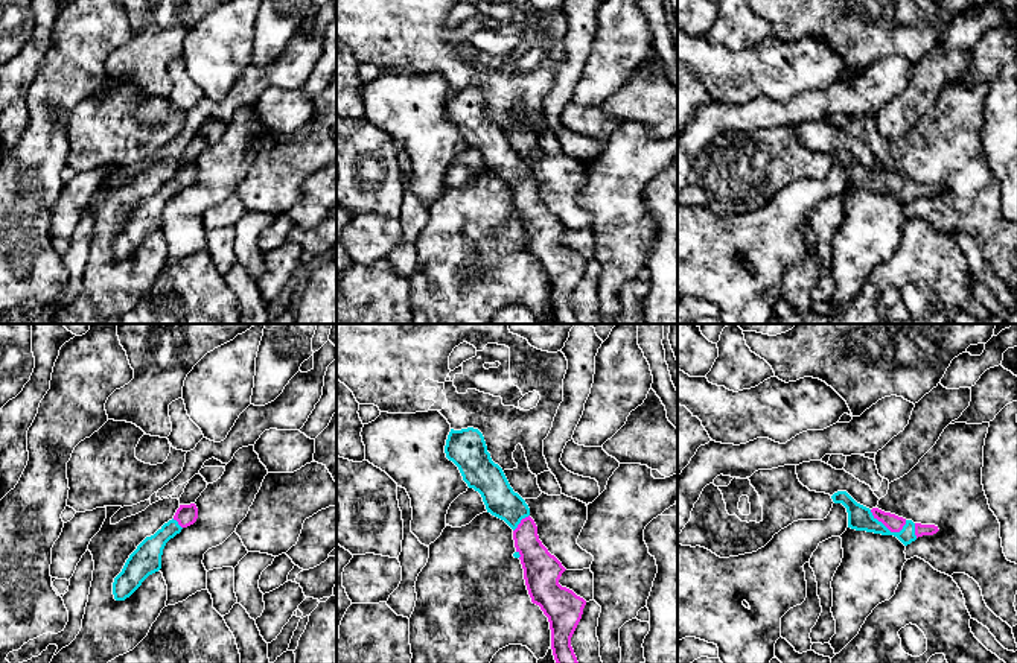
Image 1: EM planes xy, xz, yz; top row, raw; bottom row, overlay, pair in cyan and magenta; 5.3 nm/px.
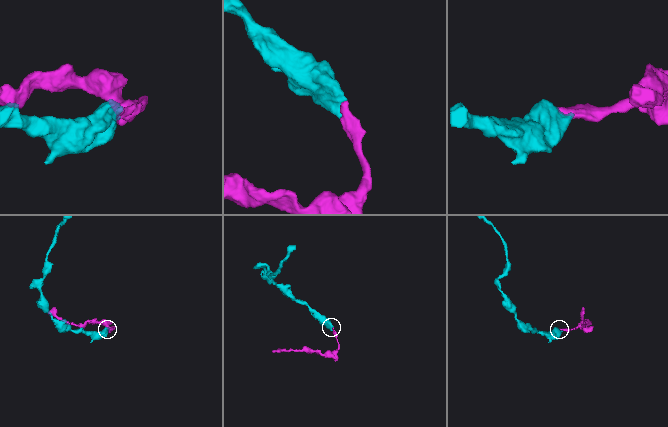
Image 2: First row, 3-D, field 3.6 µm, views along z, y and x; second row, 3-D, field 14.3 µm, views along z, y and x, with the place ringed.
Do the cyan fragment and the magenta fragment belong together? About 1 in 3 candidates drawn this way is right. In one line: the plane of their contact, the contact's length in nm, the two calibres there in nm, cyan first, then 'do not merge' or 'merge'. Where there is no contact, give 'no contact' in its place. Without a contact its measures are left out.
yz | 220 nm | 130/90 nm | merge

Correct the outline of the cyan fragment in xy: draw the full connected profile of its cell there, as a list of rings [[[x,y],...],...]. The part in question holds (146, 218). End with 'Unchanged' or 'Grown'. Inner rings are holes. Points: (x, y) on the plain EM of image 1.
[[[195,163],[180,164],[172,179],[164,182],[154,195],[146,196],[126,219],[122,231],[114,237],[113,254],[116,260],[129,257],[142,242],[161,228],[161,214],[166,202],[193,184],[198,178]]]. Grown

